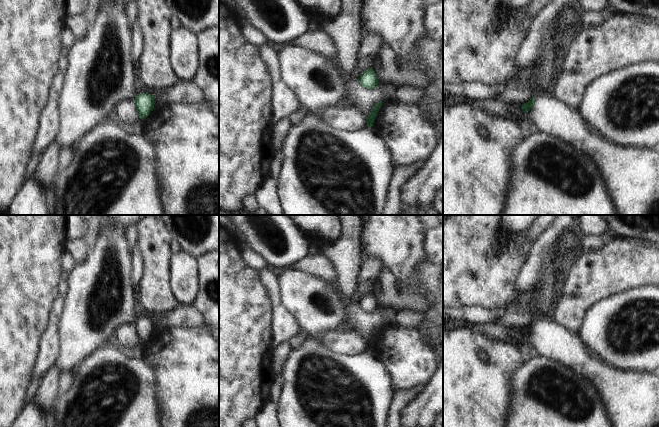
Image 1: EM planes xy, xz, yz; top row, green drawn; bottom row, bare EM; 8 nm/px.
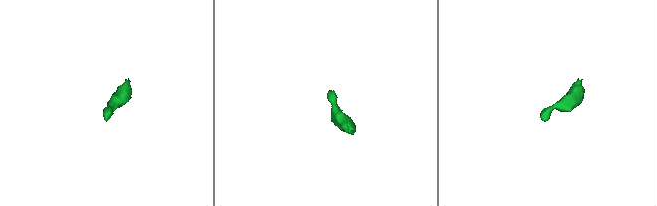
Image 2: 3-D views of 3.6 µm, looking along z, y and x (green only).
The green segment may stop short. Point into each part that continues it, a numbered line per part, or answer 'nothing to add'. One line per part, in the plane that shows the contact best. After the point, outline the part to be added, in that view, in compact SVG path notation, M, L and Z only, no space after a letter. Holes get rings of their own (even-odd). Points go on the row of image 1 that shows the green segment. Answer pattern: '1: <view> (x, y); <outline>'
nothing to add

